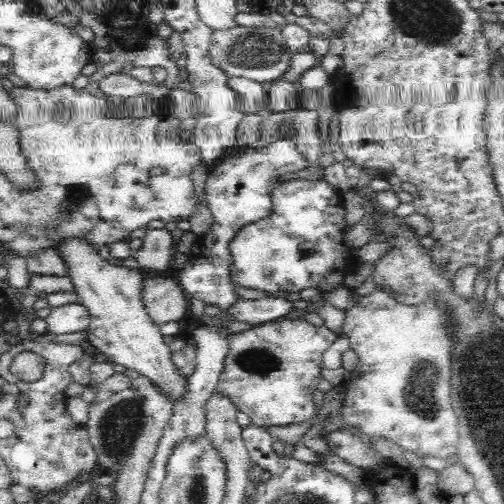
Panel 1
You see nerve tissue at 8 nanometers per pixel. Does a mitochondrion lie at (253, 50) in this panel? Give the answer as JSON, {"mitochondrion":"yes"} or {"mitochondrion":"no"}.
{"mitochondrion":"yes"}

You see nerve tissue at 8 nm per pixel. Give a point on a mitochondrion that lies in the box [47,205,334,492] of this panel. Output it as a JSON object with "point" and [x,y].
{"point":[120,429]}

